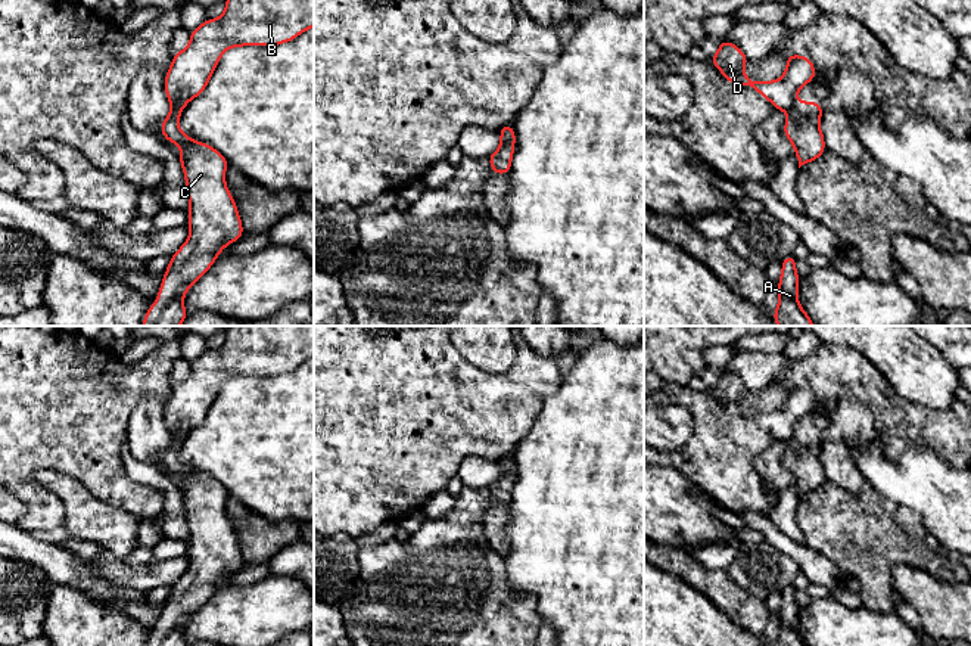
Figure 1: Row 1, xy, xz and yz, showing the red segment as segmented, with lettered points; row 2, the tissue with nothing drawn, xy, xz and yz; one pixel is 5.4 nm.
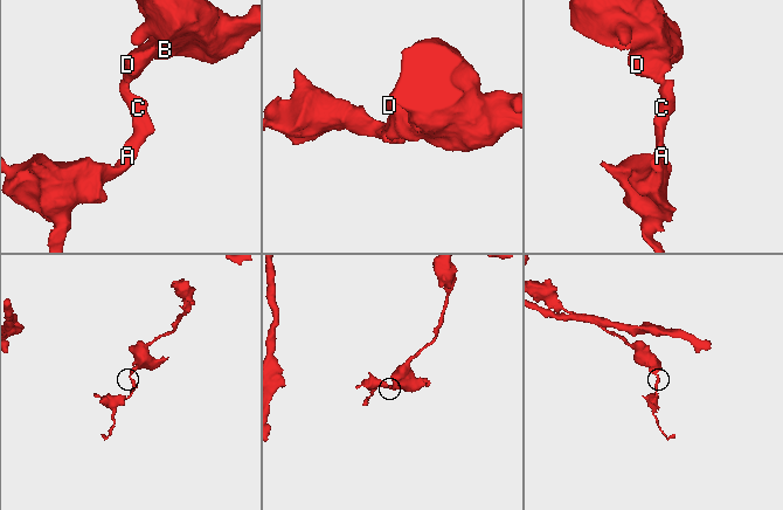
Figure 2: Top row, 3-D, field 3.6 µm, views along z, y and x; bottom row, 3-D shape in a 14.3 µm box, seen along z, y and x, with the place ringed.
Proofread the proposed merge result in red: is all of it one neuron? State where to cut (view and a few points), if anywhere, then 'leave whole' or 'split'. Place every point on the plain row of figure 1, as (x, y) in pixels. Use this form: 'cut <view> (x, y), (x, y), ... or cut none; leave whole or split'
cut xz (501, 472), (513, 475); split

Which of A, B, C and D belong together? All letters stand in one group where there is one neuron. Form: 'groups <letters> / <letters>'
groups A C / B D

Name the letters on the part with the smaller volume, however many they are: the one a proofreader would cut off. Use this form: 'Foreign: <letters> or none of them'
Foreign: A, C

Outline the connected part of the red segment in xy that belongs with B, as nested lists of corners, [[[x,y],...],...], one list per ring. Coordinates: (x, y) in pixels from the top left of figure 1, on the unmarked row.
[[[228,326],[218,350],[190,363],[189,376],[174,383],[165,406],[171,437],[200,426],[221,385],[230,378],[278,376],[314,357],[314,326]]]

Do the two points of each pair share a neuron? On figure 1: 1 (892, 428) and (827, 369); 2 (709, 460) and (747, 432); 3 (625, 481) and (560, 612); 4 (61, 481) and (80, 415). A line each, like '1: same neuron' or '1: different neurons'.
1: same neuron
2: same neuron
3: same neuron
4: different neurons

